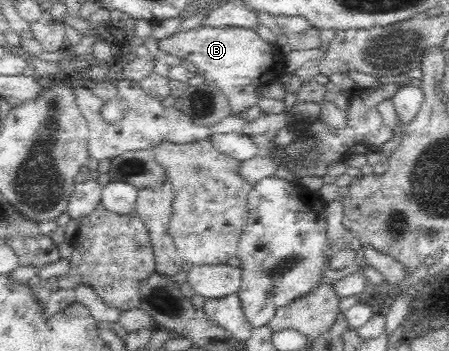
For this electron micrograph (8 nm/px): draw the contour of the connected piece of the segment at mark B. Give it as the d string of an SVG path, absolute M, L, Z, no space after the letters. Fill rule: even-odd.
M198 26L188 31L170 35L159 42L159 49L166 55L189 60L196 65L197 75L208 84L216 85L229 101L234 115L240 115L261 99L264 83L271 83L286 74L286 60L277 45L271 46L250 28L208 28Z

